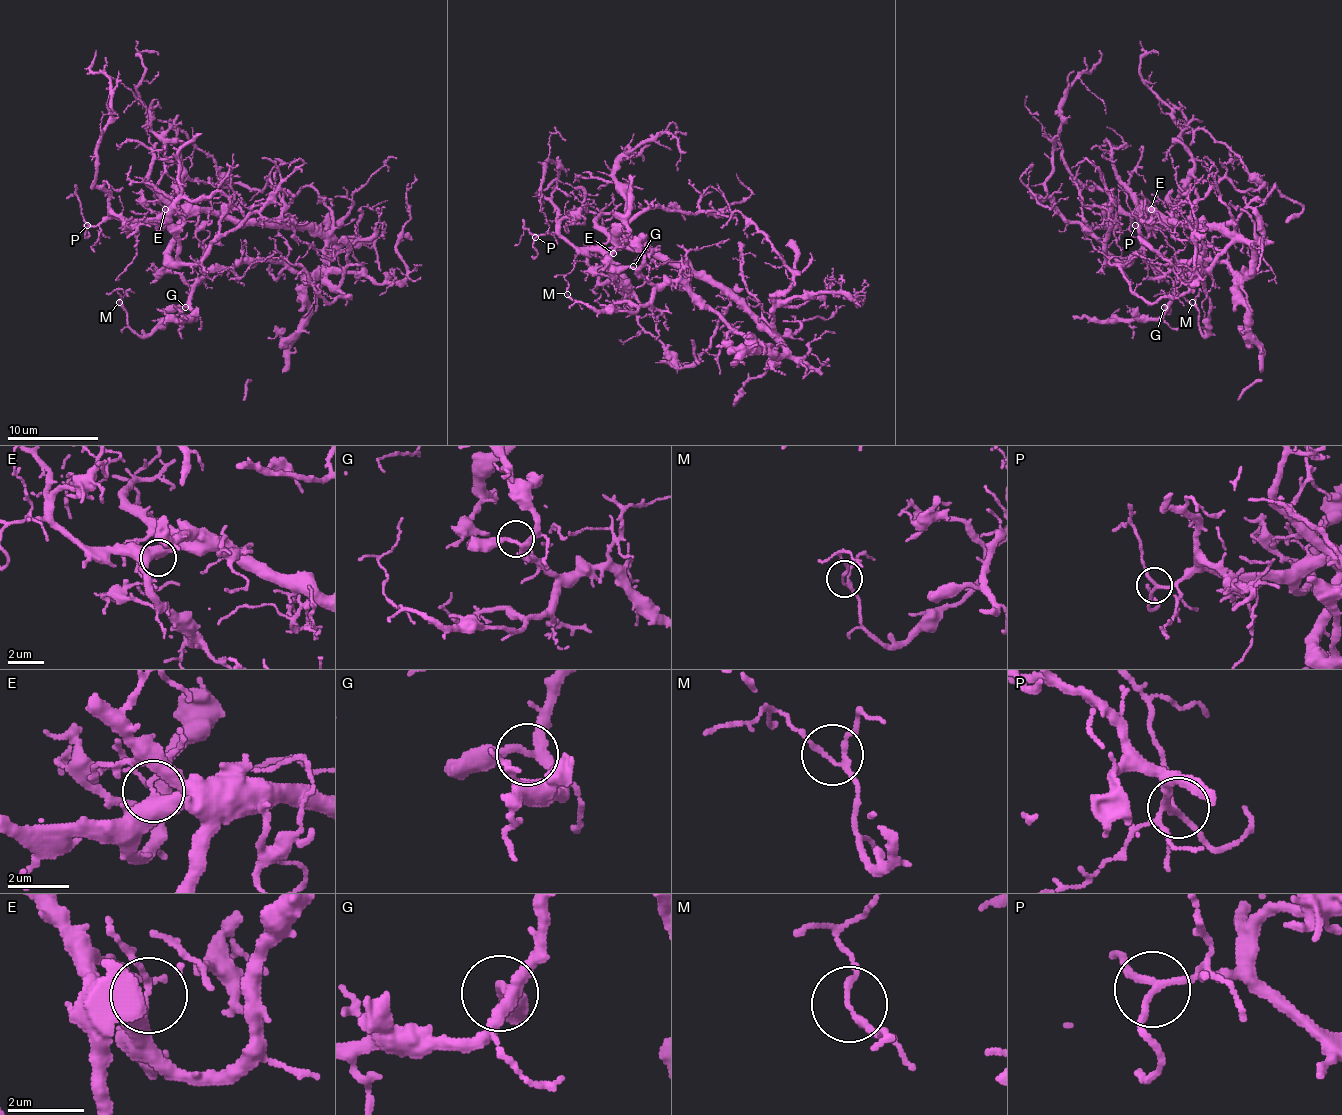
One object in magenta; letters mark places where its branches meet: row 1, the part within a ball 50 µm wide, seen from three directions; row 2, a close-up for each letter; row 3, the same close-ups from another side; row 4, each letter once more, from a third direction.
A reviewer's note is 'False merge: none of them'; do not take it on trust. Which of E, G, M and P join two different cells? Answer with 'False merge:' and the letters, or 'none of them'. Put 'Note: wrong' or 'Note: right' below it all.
False merge: none of them
Note: right

